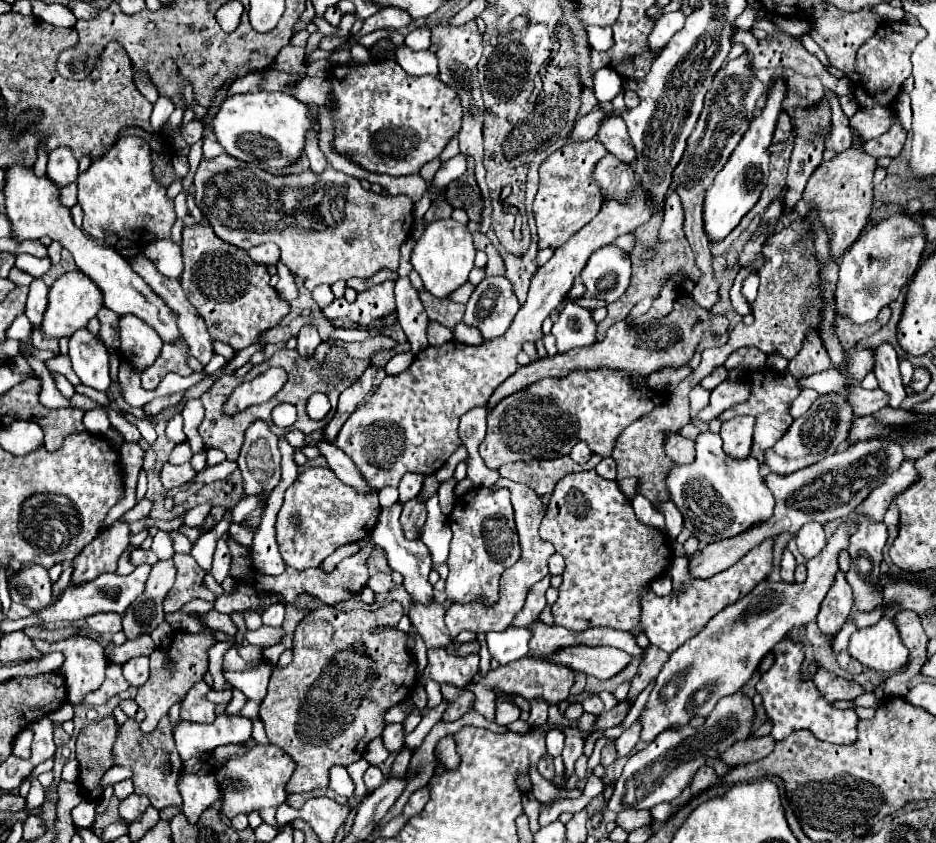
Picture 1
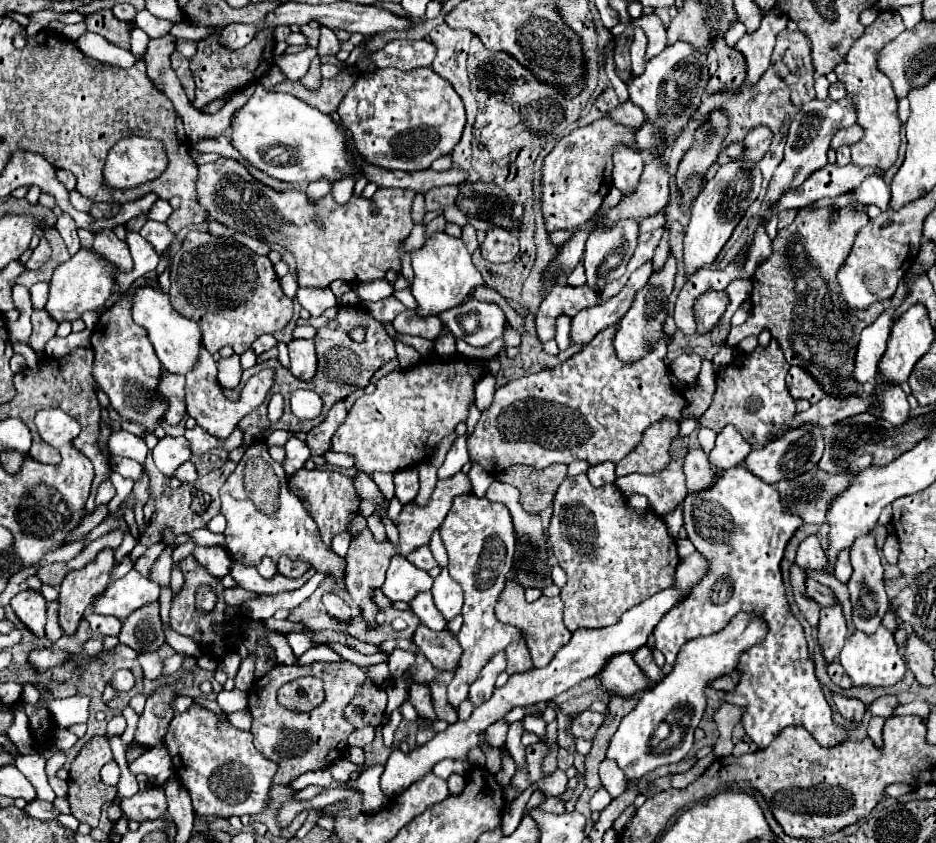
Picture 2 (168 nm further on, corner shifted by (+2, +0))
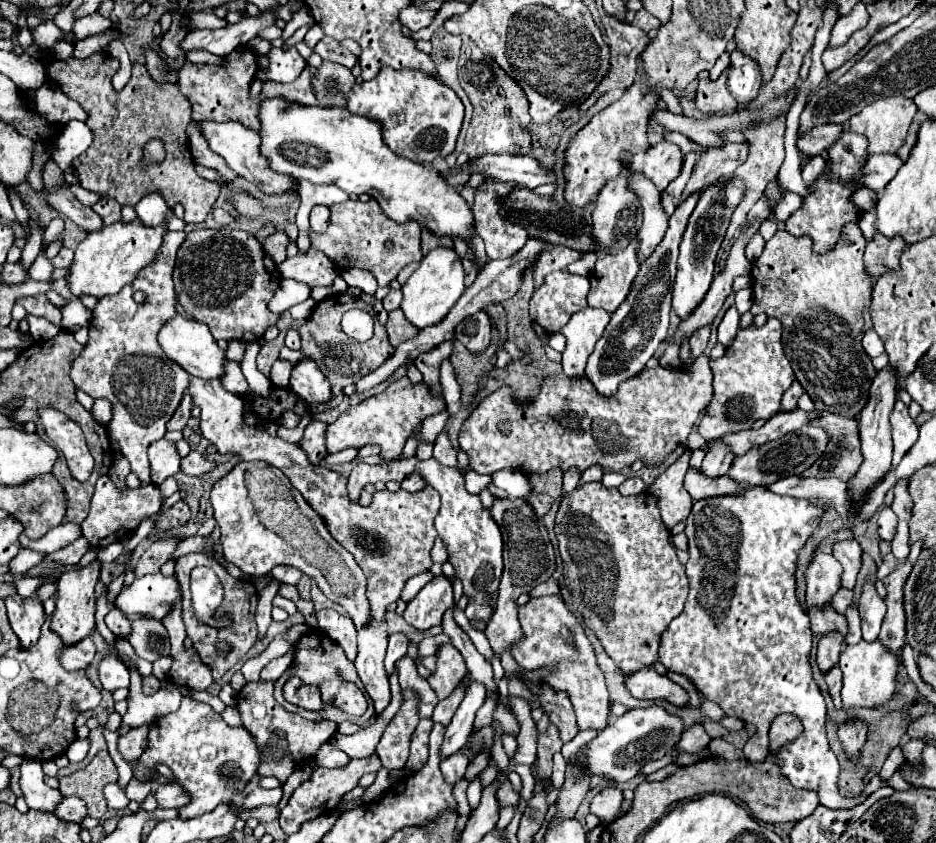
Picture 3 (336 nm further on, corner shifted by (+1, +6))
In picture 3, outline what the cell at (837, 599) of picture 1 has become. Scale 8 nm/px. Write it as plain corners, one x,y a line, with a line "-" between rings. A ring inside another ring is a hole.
831,631
823,637
819,637
819,645
817,645
817,665
821,671
829,671
841,653
841,647
845,643
845,637
841,631

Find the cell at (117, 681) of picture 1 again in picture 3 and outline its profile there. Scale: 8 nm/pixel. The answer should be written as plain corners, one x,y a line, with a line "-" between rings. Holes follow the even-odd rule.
131,777
131,781
127,783
127,787
125,787
125,793
127,793
127,797
131,799
131,801
137,801
137,803
143,803
143,799
149,795
149,793
153,793
153,789
155,789
155,783
147,783
147,781
137,781
135,777

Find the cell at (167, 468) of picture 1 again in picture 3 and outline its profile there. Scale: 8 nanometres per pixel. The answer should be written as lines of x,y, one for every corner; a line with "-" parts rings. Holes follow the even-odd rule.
191,451
187,457
181,459
181,471
187,475
203,475
211,471
215,465
207,461
207,457
199,451

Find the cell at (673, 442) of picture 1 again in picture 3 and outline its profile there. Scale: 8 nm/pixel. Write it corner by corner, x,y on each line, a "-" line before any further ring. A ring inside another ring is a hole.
689,469
685,475
685,489
693,497
693,501
697,501
717,495
733,495
741,491
741,485
737,485
729,475
707,477
701,475
701,469

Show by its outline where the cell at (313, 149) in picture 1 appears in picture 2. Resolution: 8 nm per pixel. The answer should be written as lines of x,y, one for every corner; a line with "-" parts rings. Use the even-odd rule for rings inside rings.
318,181
318,183
310,183
308,185
308,189
306,189
306,197
308,197
308,201
310,203
318,203
322,197
326,197
328,193
330,193
330,183
322,183
322,181

